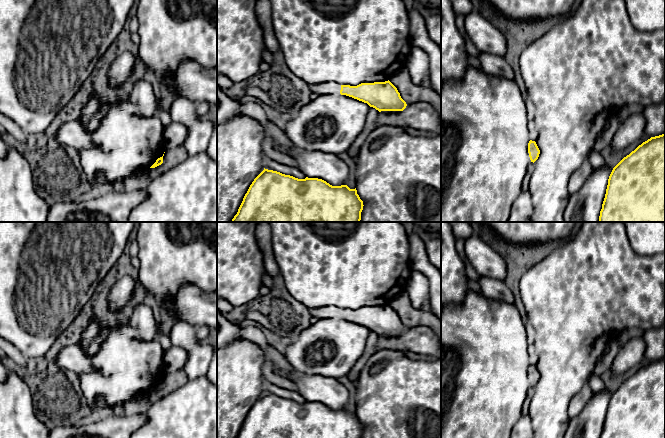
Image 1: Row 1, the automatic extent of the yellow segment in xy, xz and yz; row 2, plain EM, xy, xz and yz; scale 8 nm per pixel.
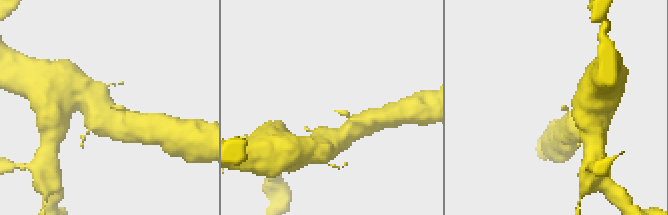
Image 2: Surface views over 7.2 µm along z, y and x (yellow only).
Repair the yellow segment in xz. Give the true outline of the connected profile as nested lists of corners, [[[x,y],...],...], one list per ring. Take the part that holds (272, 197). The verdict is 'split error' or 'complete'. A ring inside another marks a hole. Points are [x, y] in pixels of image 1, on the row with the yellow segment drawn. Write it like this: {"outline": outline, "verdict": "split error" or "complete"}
{"outline": [[[264,168],[231,222],[360,222],[363,206],[356,188],[332,186],[318,178],[298,179]]], "verdict": "complete"}

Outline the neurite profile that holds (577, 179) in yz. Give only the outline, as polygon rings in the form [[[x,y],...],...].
[[[585,160],[583,164],[571,175],[568,188],[570,195],[576,193],[590,176],[593,168],[589,160]]]

